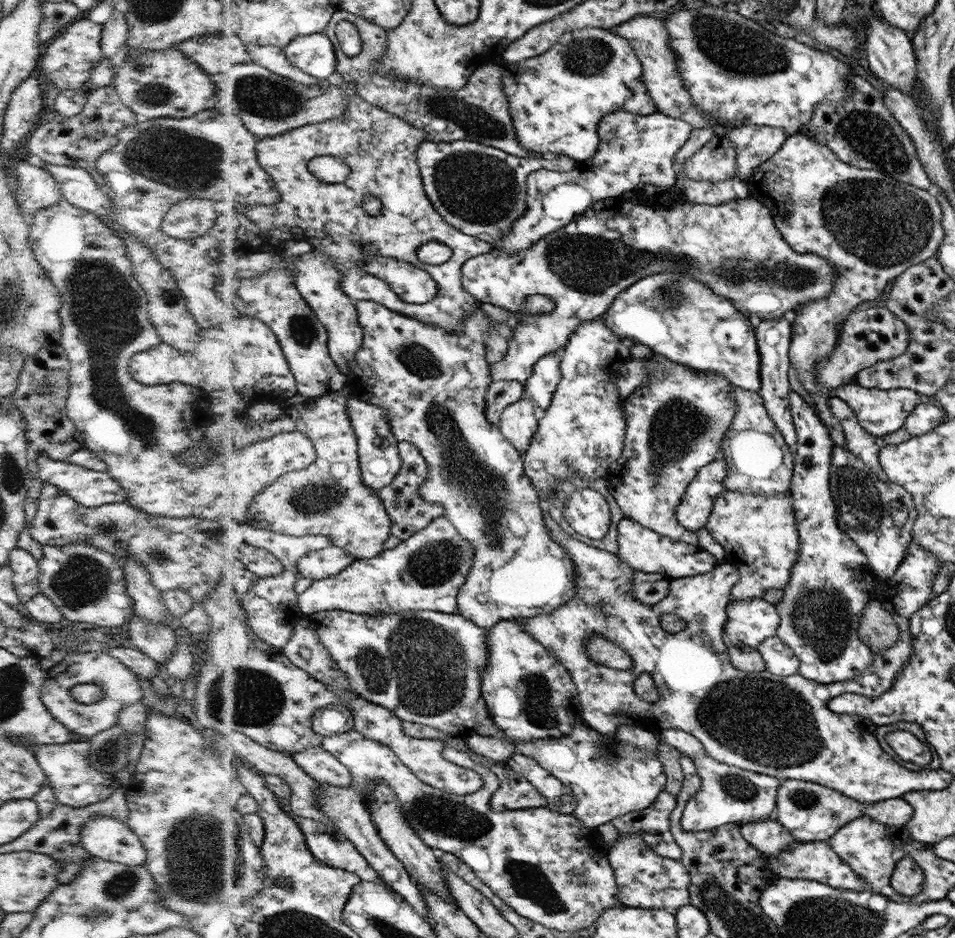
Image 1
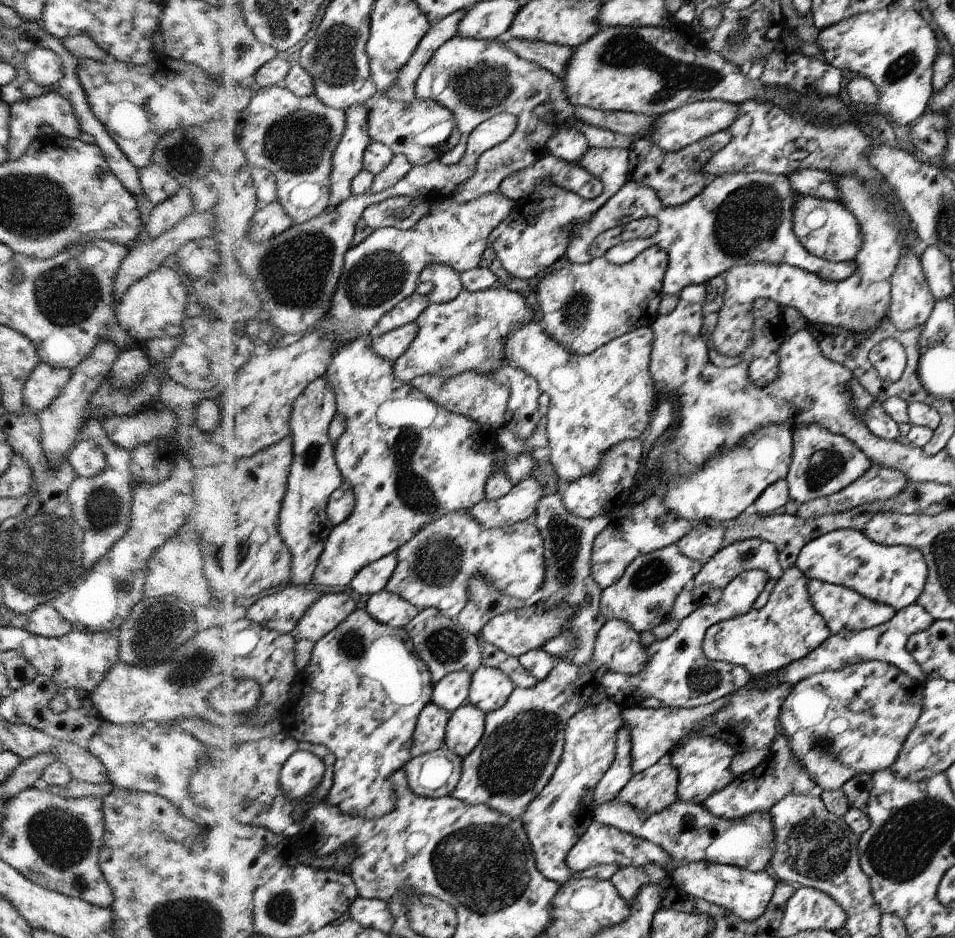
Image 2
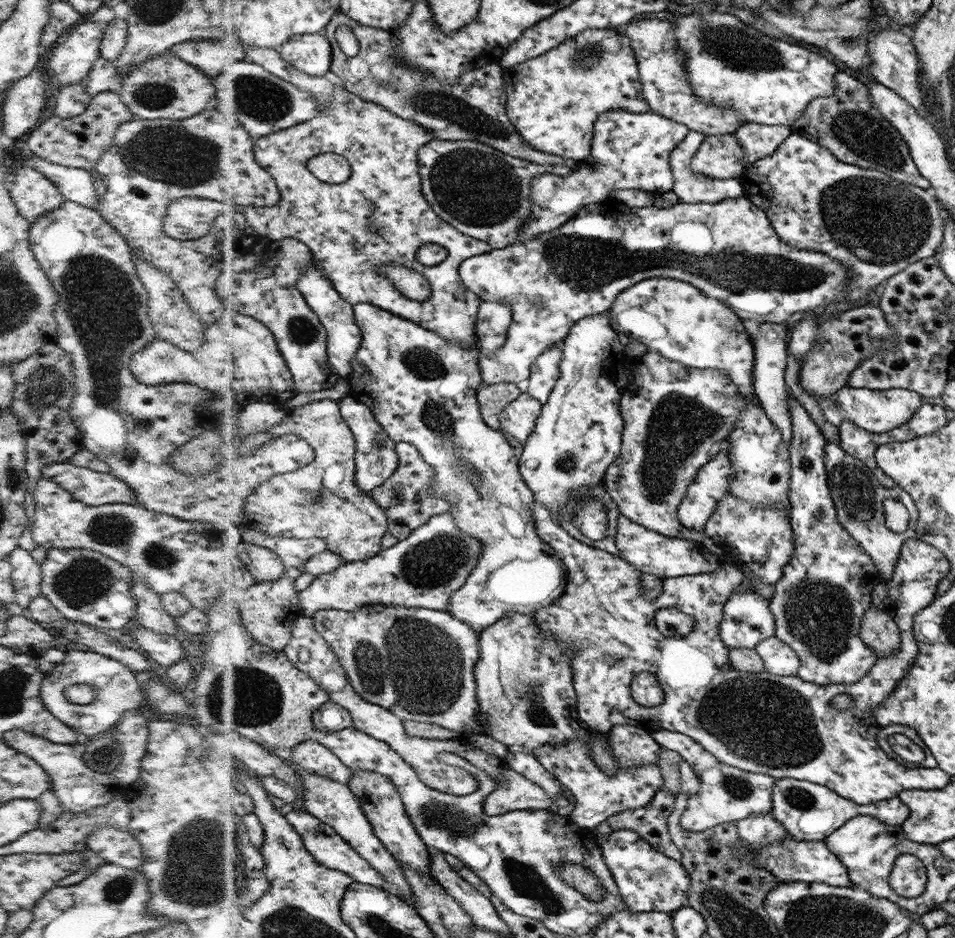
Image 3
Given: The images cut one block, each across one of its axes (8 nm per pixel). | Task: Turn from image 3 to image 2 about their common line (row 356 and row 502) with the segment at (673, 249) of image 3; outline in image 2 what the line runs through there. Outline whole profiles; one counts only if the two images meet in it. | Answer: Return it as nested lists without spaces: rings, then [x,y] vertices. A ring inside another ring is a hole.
[[[530,476],[516,483],[502,498],[481,500],[469,512],[489,529],[507,527],[534,518],[539,500],[546,494],[546,486]]]

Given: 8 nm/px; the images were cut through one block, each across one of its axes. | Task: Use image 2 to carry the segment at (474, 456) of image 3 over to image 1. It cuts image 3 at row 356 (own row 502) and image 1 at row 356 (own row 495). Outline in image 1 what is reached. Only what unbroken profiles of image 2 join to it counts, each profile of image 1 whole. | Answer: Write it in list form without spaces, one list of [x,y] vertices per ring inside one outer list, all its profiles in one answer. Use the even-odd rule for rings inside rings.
[[[365,300],[356,303],[356,305],[358,305],[358,310],[360,311],[360,324],[362,324],[365,330],[365,341],[356,358],[351,362],[352,372],[348,374],[350,386],[353,392],[363,401],[388,409],[388,413],[390,413],[390,418],[388,419],[390,419],[390,423],[394,425],[394,433],[396,433],[396,437],[399,438],[401,443],[412,442],[420,447],[430,466],[430,479],[422,485],[422,496],[424,496],[426,500],[430,500],[430,502],[440,502],[440,504],[444,504],[444,508],[446,508],[445,515],[455,523],[460,534],[463,534],[472,542],[472,548],[474,548],[475,551],[474,559],[472,559],[474,564],[472,565],[472,572],[469,574],[468,581],[459,595],[461,615],[464,618],[472,620],[477,626],[490,630],[495,625],[499,625],[501,621],[550,615],[557,609],[561,609],[561,606],[572,601],[573,596],[577,594],[577,592],[575,592],[577,580],[574,561],[572,561],[572,557],[566,553],[566,549],[564,549],[556,539],[552,538],[552,533],[548,531],[548,527],[546,527],[546,523],[544,523],[544,515],[542,515],[542,508],[540,508],[540,498],[536,494],[535,486],[532,485],[531,478],[528,477],[526,470],[524,470],[522,452],[512,446],[512,444],[504,438],[499,427],[488,421],[487,418],[486,390],[491,386],[493,379],[492,376],[490,376],[490,368],[488,368],[488,364],[486,364],[486,360],[484,360],[484,353],[487,352],[484,340],[488,337],[488,330],[494,328],[502,338],[506,338],[507,342],[510,341],[516,329],[516,324],[520,322],[518,313],[516,313],[516,311],[510,311],[510,317],[508,317],[506,321],[494,321],[494,323],[492,323],[492,321],[488,319],[488,315],[482,311],[482,307],[479,305],[476,309],[472,309],[468,321],[464,321],[464,333],[458,333],[458,331],[452,331],[452,333],[450,333],[450,331],[447,331],[446,328],[440,325],[430,325],[430,323],[410,317],[410,315],[400,313],[400,311],[392,310],[392,307],[388,307],[384,305],[384,303],[376,302],[376,300]]]

